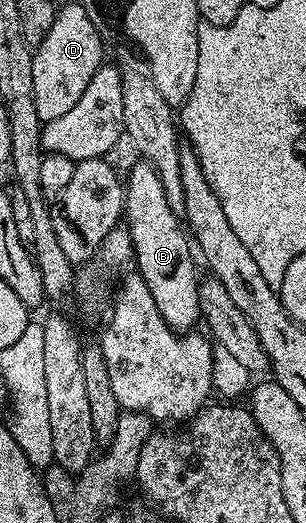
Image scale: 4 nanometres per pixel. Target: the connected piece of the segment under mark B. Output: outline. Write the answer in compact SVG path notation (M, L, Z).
M137 162L130 170L129 177L124 177L123 187L123 216L133 242L136 271L143 282L147 282L147 290L151 290L151 298L155 298L155 306L159 306L159 314L163 314L163 322L167 322L169 328L178 334L196 329L201 320L201 311L197 290L199 275L193 265L195 252L178 213L173 212L167 203L167 193L163 191L163 182L159 182L159 174L155 174L150 164Z

